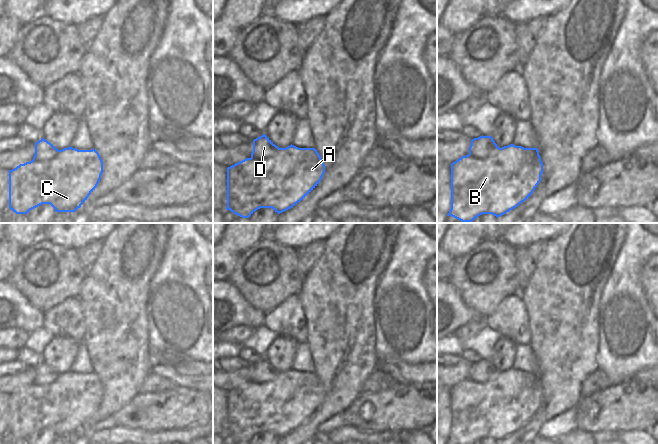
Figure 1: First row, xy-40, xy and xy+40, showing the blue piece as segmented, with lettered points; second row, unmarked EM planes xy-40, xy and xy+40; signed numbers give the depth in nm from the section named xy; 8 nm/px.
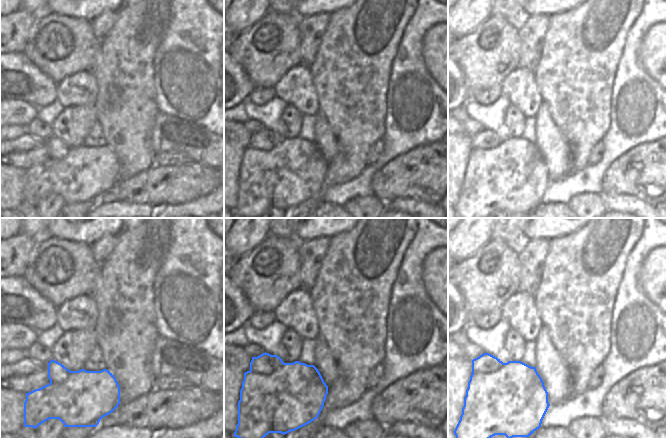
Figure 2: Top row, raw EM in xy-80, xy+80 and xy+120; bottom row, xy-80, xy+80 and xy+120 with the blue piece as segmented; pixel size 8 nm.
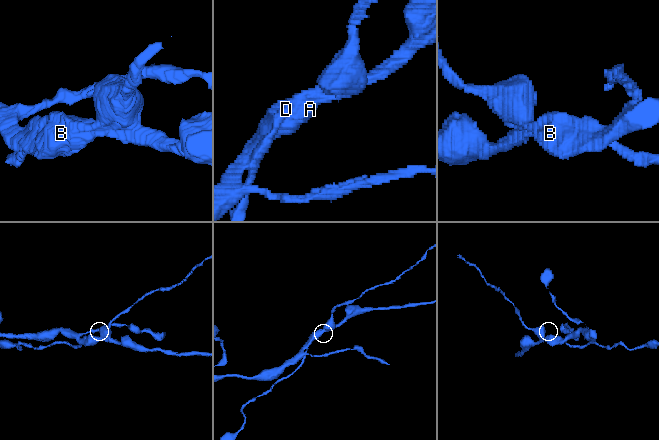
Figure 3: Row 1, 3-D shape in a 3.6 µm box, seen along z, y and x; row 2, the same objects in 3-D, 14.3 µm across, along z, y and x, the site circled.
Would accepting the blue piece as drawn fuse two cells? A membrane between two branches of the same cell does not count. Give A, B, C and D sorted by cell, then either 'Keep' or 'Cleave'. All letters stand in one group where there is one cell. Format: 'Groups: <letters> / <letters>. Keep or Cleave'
Groups: A B C / D. Cleave

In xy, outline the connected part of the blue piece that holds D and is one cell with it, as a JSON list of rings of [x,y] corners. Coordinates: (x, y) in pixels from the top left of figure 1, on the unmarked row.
[[[265,358],[253,364],[253,375],[251,382],[262,384],[264,382],[270,382],[279,375],[279,371],[276,370]]]

